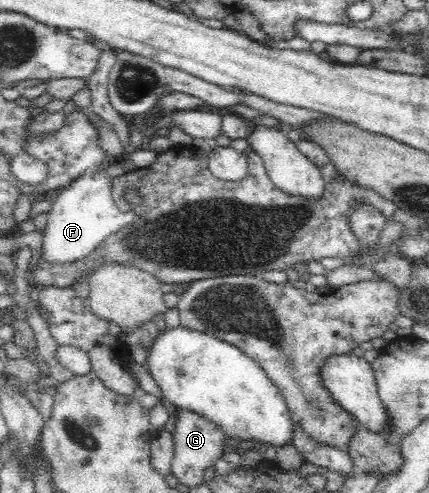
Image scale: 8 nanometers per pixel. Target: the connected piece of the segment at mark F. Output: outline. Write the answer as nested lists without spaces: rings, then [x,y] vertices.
[[[120,159],[109,168],[100,165],[96,170],[78,176],[68,187],[51,197],[48,223],[43,230],[44,260],[53,264],[76,262],[91,254],[110,234],[115,234],[134,221],[132,214],[126,214],[117,208],[112,197],[113,180],[119,163]]]

